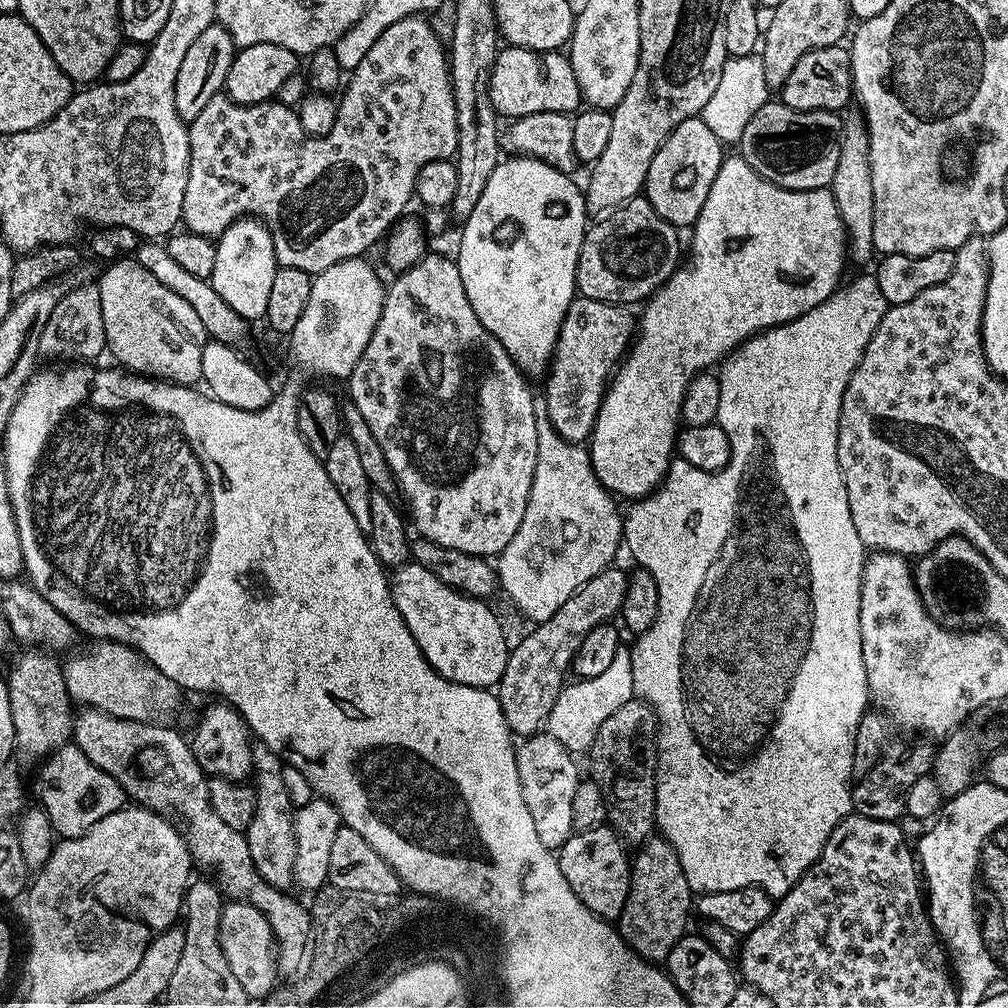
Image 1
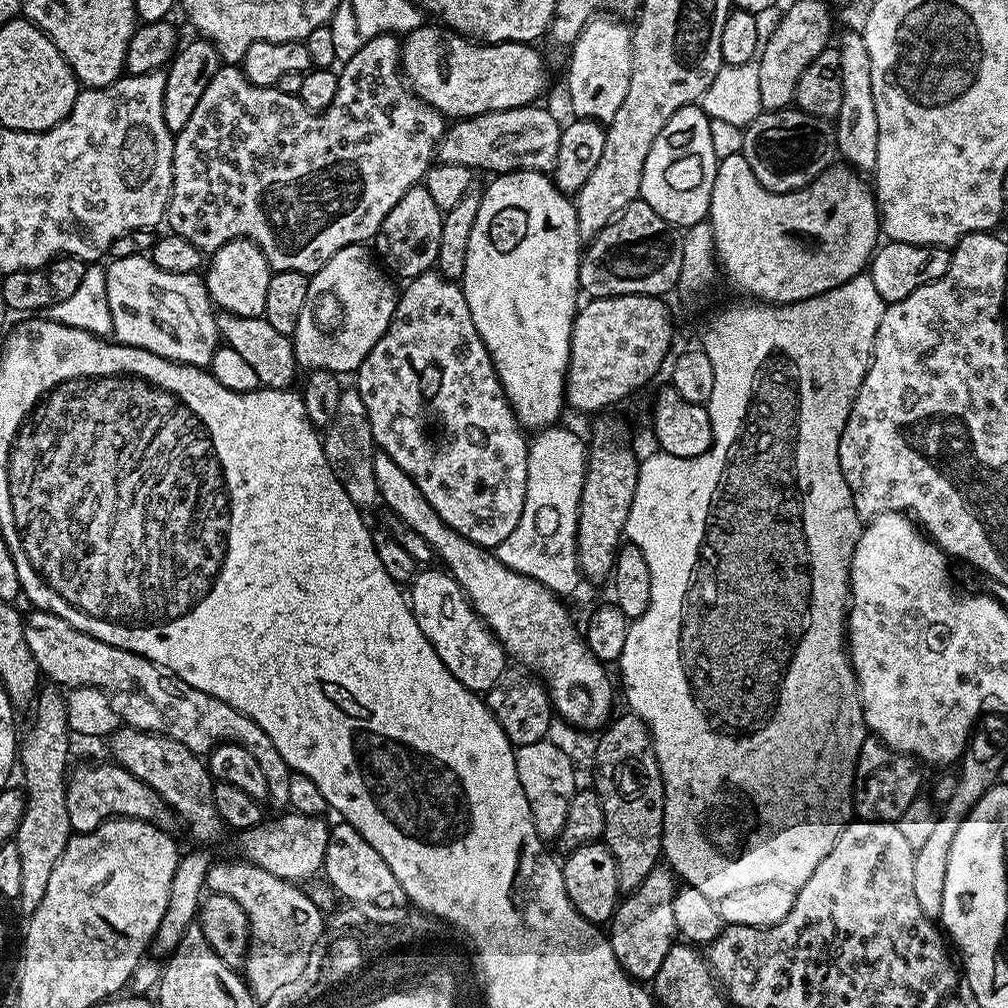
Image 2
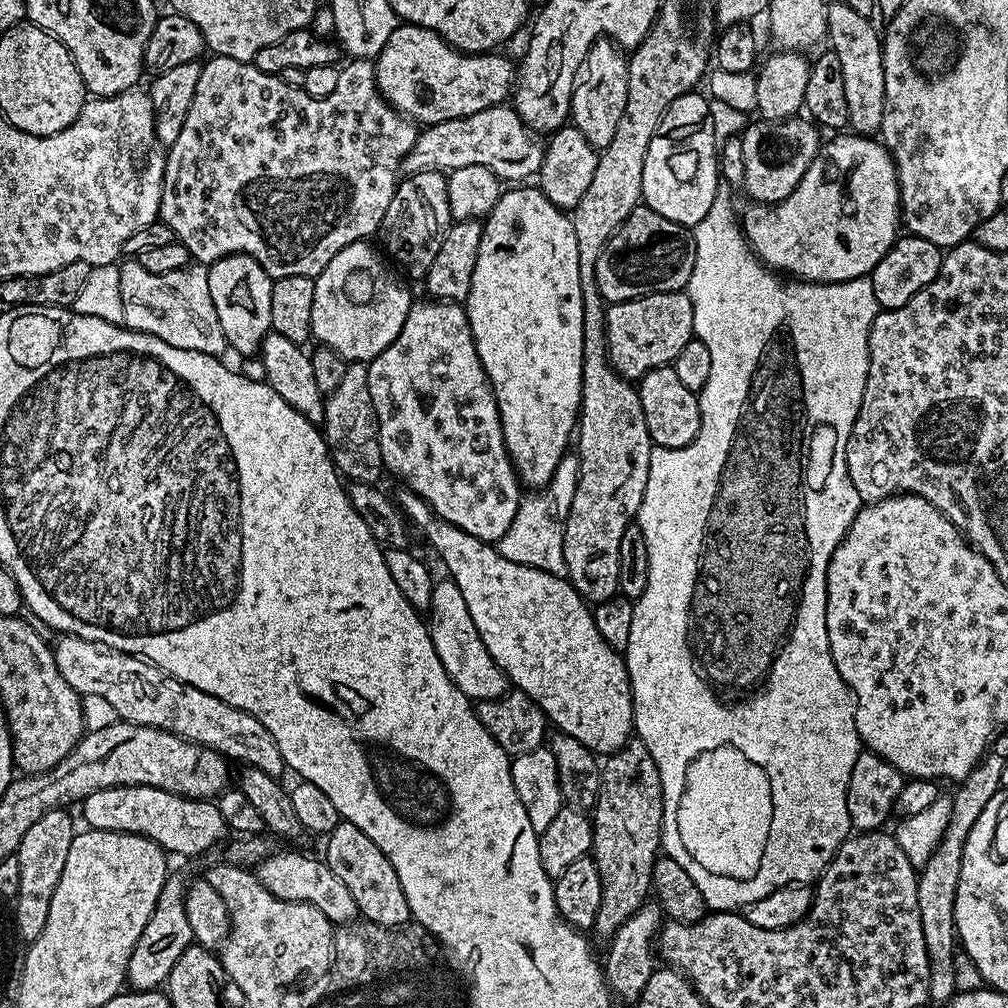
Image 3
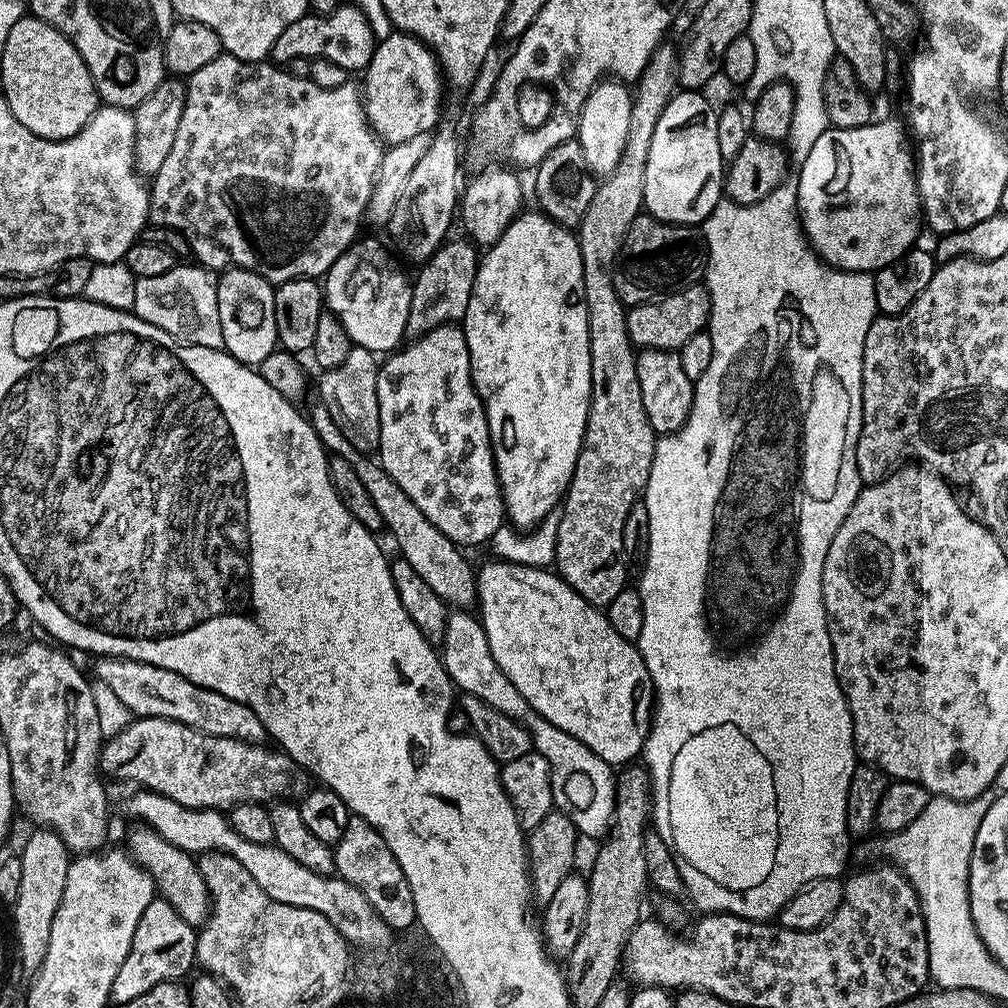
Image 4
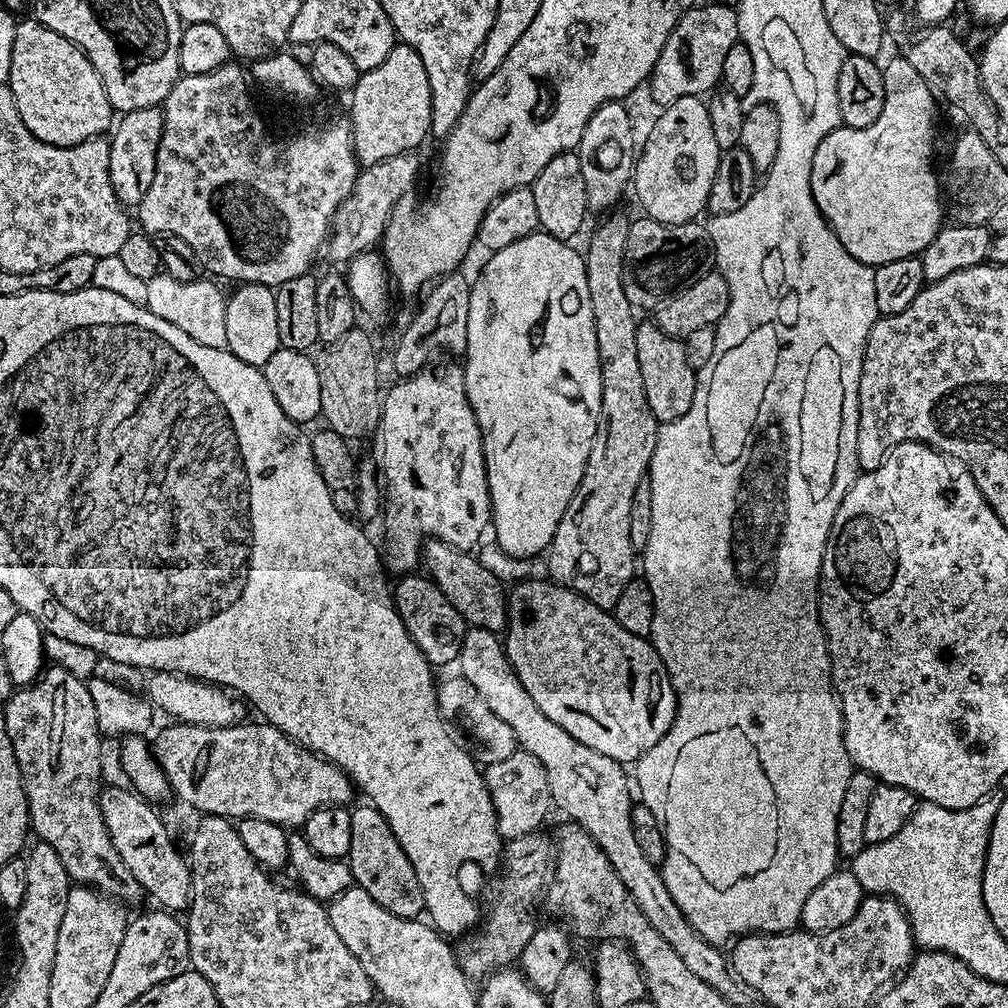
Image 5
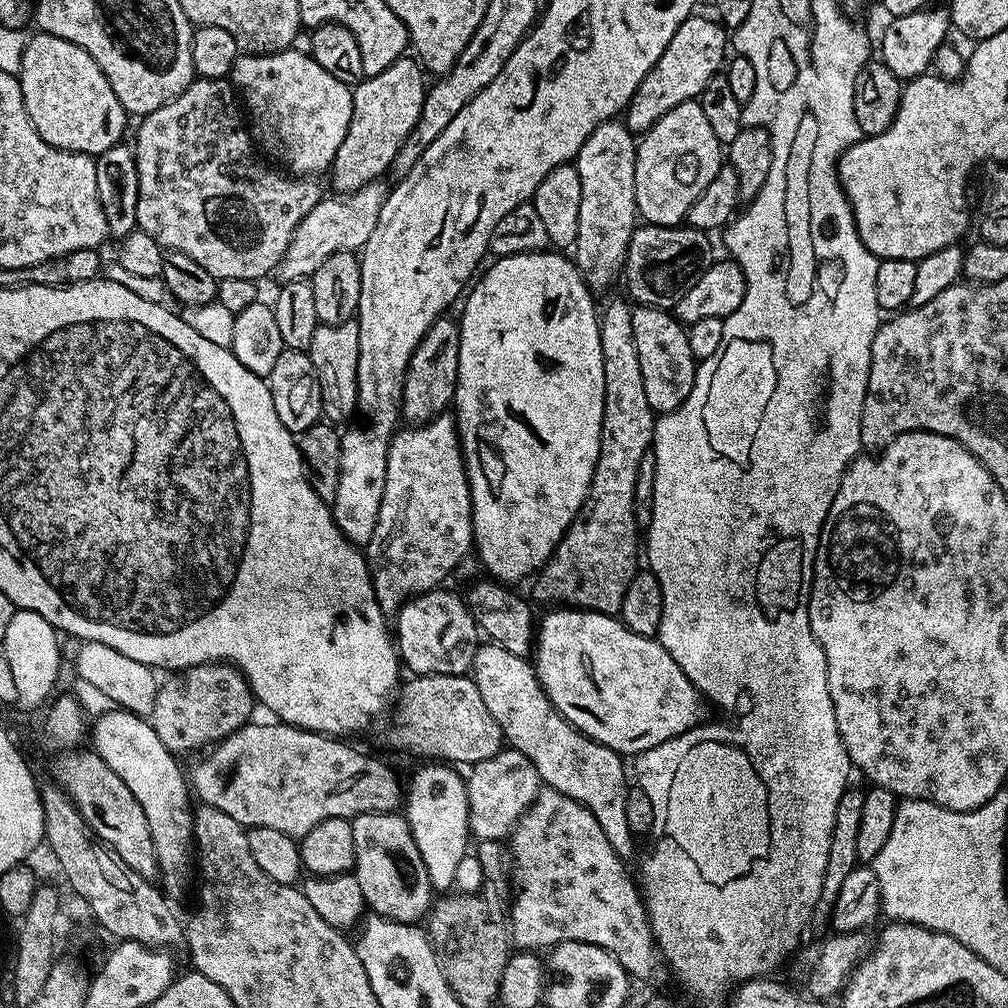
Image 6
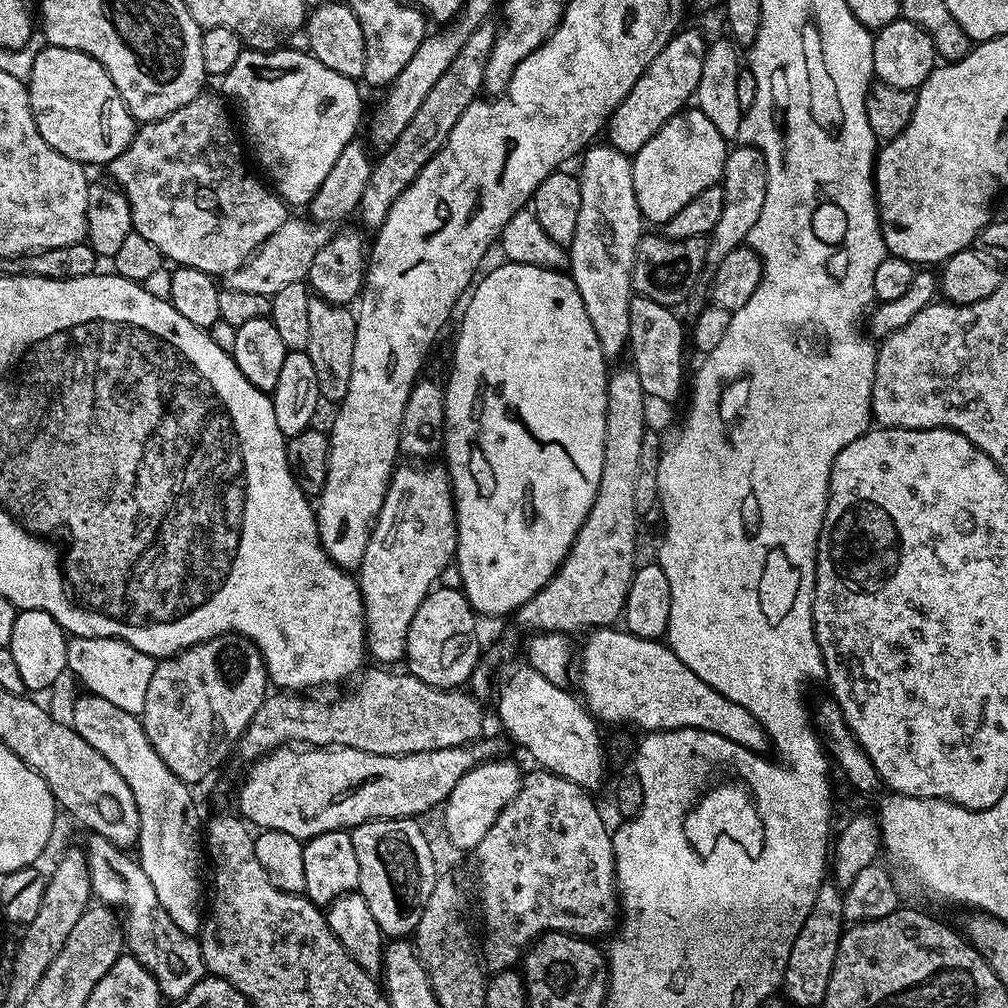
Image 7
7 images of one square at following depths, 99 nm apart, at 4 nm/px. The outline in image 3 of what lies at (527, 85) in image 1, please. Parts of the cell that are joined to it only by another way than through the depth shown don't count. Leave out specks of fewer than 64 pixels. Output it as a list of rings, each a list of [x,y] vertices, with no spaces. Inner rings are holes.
[[[407,22],[397,23],[394,34],[390,34],[390,38],[386,38],[386,46],[382,46],[379,56],[375,57],[376,65],[376,85],[380,88],[380,95],[396,109],[402,116],[411,118],[417,125],[427,126],[429,124],[437,124],[438,122],[446,122],[454,118],[462,118],[470,114],[478,114],[478,110],[486,110],[492,108],[496,104],[503,104],[509,99],[510,93],[513,91],[518,75],[518,68],[515,63],[511,64],[504,56],[496,56],[500,54],[473,54],[471,52],[459,52],[458,49],[447,44],[439,34],[429,28],[423,28],[417,24],[409,24]]]

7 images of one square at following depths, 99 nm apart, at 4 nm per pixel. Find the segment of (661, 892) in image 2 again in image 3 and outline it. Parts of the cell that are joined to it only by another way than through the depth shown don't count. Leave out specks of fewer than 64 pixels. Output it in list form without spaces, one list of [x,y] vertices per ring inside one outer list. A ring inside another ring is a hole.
[[[646,902],[626,922],[622,924],[607,941],[608,953],[602,956],[604,981],[613,997],[628,1006],[635,1005],[642,990],[646,990],[646,982],[650,982],[650,974],[658,967],[658,952],[654,945],[657,943],[662,927],[662,911],[656,902]]]

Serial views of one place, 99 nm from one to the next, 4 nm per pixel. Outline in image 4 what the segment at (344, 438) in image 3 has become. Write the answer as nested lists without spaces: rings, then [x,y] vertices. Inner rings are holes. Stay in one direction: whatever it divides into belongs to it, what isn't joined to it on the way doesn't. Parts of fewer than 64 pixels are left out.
[[[354,346],[346,354],[342,366],[327,369],[320,380],[319,399],[330,410],[330,418],[346,434],[346,442],[358,451],[372,454],[380,446],[380,419],[378,418],[378,374],[380,364],[377,353]]]

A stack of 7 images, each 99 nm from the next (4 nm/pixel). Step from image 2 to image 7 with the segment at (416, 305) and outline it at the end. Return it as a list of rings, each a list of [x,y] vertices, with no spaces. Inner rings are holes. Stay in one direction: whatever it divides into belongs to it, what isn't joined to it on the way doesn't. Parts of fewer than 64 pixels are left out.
[[[404,462],[393,471],[382,510],[376,515],[376,525],[372,528],[366,554],[358,569],[366,652],[380,666],[396,666],[399,660],[401,663],[405,659],[410,622],[414,622],[418,606],[422,606],[428,593],[439,581],[436,579],[450,568],[456,554],[456,500],[452,496],[452,479],[448,477],[447,467],[443,463],[436,463],[440,462],[432,462],[427,466],[420,462]]]

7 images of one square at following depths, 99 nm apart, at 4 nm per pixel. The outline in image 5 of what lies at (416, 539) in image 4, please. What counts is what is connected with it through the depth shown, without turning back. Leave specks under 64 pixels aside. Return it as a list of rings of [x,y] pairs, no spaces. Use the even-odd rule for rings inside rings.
[[[425,539],[422,545],[422,568],[429,580],[446,594],[446,602],[462,614],[465,625],[500,634],[508,623],[508,598],[505,585],[471,551],[451,548],[441,540]]]

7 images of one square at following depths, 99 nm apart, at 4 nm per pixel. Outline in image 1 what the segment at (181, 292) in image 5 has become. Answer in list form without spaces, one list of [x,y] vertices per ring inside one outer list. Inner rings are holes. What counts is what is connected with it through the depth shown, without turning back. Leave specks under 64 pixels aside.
[[[123,258],[109,263],[108,268],[99,273],[98,283],[102,298],[102,322],[106,330],[106,348],[117,365],[136,374],[147,374],[174,384],[199,385],[202,381],[202,350],[206,341],[206,333],[198,314],[194,314],[194,306],[186,302],[186,298],[178,298],[174,290],[162,286],[158,278],[137,264],[135,259]]]

